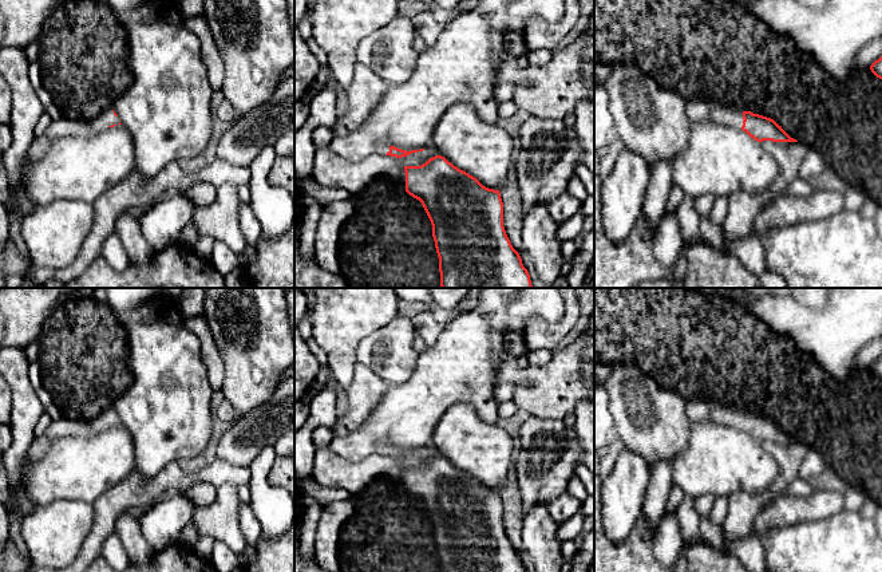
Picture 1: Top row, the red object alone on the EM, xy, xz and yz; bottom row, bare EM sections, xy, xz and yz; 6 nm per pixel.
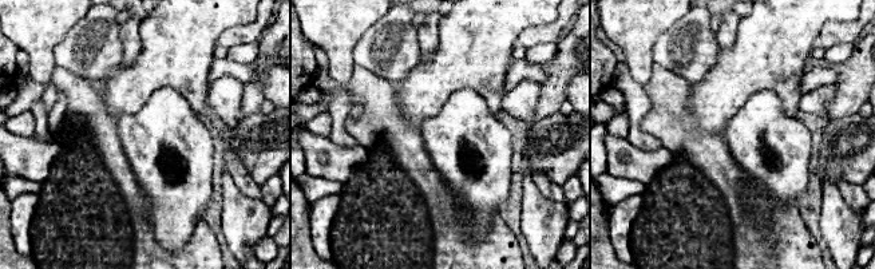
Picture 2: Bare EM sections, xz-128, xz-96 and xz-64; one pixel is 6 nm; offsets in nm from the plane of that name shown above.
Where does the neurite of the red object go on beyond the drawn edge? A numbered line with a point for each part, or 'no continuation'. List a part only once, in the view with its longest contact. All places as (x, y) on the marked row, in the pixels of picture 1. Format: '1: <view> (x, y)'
1: yz (732, 117)

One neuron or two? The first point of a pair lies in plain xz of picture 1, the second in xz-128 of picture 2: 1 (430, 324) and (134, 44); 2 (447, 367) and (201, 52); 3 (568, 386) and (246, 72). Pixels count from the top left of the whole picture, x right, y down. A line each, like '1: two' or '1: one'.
1: one
2: one
3: two

